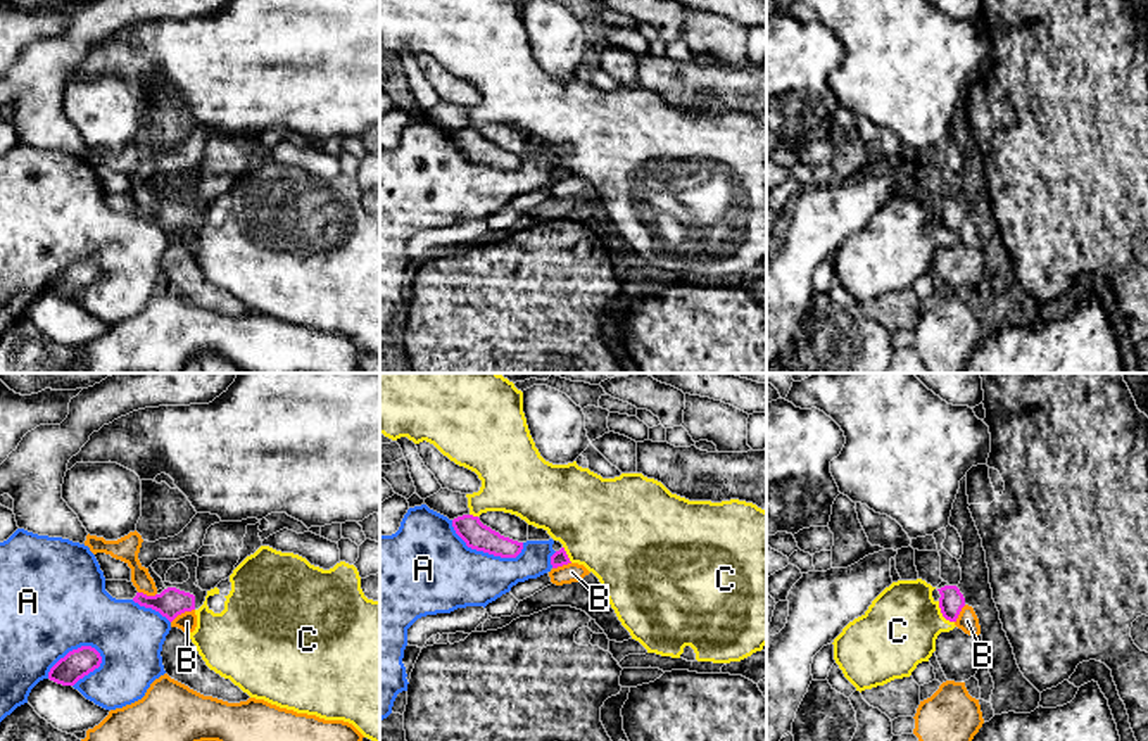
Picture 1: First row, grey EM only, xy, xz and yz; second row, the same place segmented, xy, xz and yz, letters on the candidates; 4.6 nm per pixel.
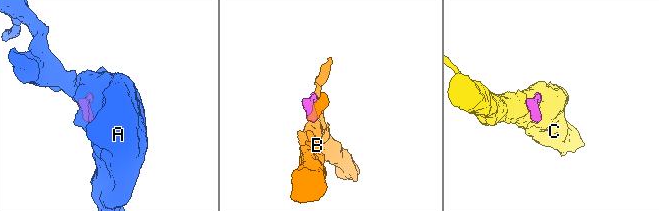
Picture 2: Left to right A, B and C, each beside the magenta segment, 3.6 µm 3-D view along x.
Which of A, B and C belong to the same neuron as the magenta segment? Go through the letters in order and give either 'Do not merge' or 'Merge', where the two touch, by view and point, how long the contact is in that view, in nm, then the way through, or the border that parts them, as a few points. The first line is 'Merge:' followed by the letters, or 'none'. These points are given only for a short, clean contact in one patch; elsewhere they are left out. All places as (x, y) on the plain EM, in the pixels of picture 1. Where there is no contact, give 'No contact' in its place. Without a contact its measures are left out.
Merge: none
A: Do not merge. Touches magenta at xy (73, 263). Shared border 280 nm
B: Do not merge. Touches magenta at xy (182, 225). Shared border 130 nm. Boundary: xy (194, 221), (180, 227), (171, 235)
C: Do not merge. Touches magenta at yz (941, 225). Shared border 130 nm

